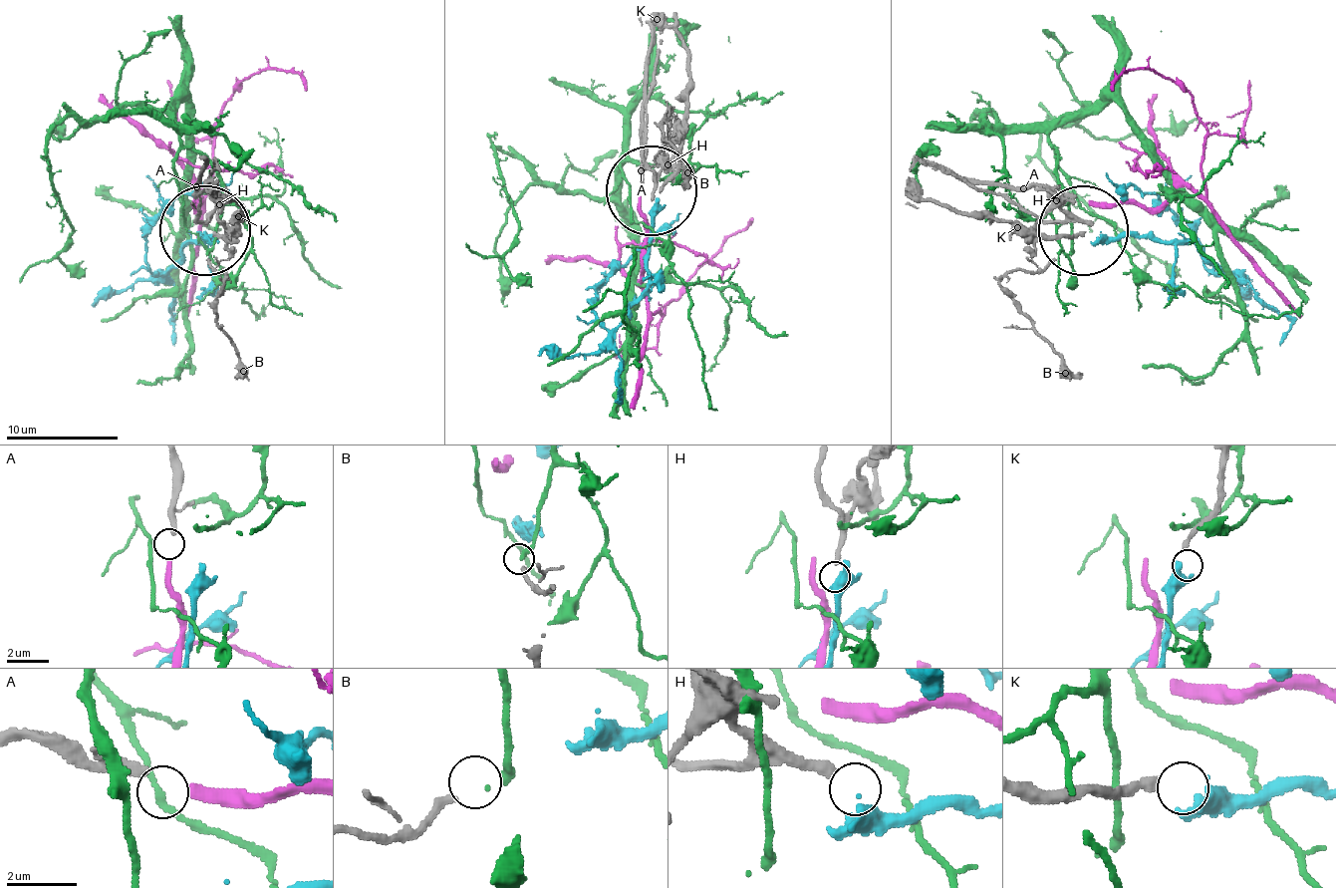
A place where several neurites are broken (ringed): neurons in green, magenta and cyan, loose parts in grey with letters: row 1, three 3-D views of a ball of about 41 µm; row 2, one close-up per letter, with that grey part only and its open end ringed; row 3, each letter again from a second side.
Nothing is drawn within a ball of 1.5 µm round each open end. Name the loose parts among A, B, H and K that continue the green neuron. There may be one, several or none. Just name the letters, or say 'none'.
B

